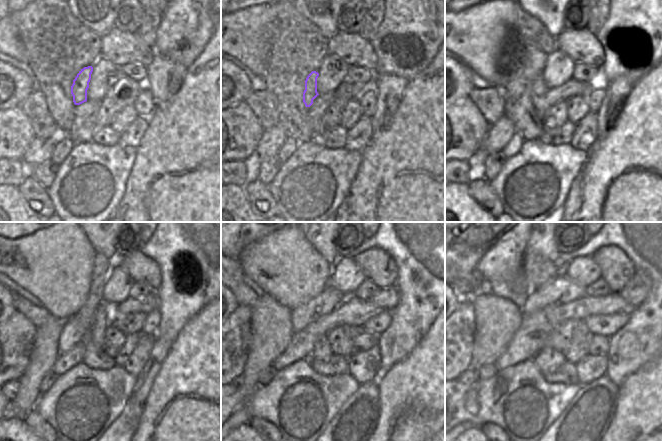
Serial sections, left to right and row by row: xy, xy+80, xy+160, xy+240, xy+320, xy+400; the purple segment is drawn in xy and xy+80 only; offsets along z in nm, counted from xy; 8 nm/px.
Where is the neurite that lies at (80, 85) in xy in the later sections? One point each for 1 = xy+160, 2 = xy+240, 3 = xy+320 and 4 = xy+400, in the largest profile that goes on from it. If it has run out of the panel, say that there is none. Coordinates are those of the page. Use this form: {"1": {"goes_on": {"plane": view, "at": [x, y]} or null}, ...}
{"1": {"goes_on": {"plane": "xy+160", "at": [539, 88]}}, "2": {"goes_on": {"plane": "xy+240", "at": [101, 321]}}, "3": {"goes_on": {"plane": "xy+320", "at": [322, 352]}}, "4": {"goes_on": {"plane": "xy+400", "at": [548, 358]}}}

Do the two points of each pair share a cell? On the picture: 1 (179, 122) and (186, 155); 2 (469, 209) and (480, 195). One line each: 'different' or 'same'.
1: same
2: different

